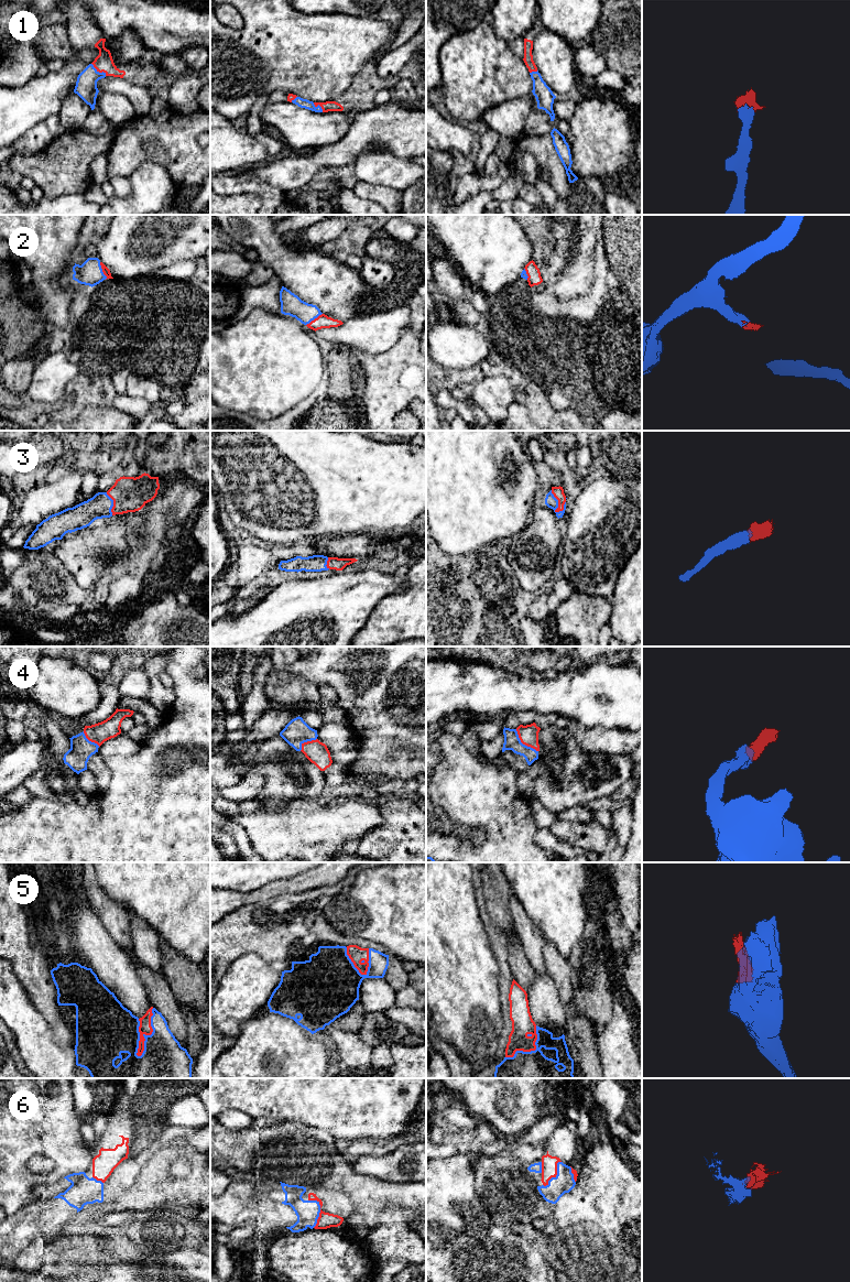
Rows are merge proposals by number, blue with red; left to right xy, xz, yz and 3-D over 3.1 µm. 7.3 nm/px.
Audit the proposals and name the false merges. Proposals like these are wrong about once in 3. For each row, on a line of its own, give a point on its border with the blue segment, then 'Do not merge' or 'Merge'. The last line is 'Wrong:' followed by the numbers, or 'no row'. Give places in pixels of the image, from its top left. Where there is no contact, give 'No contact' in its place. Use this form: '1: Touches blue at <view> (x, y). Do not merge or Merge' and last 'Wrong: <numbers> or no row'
1: Touches blue at xy (98, 72). Merge
2: Touches blue at xy (101, 271). Merge
3: Touches blue at yz (557, 503). Merge
4: Touches blue at yz (522, 743). Merge
5: Touches blue at xy (151, 1034). Merge
6: Touches blue at yz (557, 1174). Merge
Wrong: no row

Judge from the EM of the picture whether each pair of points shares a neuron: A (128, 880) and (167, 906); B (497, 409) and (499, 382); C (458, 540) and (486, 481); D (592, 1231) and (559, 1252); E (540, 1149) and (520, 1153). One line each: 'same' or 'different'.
A: same
B: same
C: same
D: different
E: same

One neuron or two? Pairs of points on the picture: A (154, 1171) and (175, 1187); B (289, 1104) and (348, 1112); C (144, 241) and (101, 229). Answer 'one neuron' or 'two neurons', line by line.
A: one neuron
B: one neuron
C: two neurons

